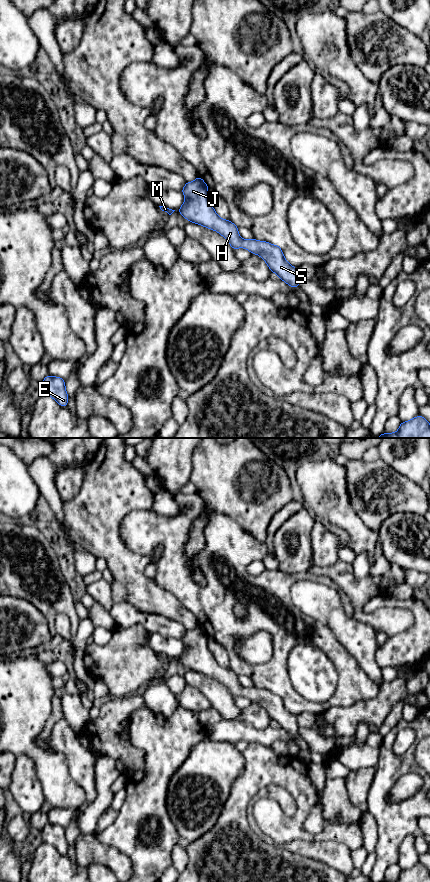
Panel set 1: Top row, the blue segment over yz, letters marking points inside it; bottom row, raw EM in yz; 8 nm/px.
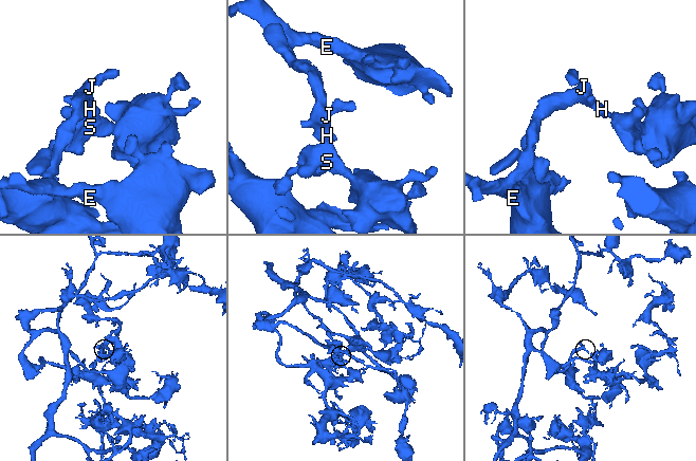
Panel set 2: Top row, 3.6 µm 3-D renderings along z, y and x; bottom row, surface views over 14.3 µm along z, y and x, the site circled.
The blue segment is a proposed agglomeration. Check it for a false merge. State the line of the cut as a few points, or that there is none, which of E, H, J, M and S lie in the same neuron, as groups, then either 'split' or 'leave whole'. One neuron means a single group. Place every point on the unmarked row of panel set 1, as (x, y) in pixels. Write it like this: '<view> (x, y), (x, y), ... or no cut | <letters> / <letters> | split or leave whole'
no cut | E H J M S | leave whole

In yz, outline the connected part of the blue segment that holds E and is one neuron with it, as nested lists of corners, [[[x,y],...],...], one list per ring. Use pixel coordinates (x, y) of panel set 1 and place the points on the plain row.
[[[47,823],[41,831],[44,843],[52,845],[60,854],[67,855],[69,845],[64,827]]]

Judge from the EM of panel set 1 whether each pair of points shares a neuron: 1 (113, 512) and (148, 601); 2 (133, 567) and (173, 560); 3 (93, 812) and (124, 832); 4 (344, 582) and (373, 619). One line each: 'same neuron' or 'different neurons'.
1: same neuron
2: different neurons
3: different neurons
4: same neuron

